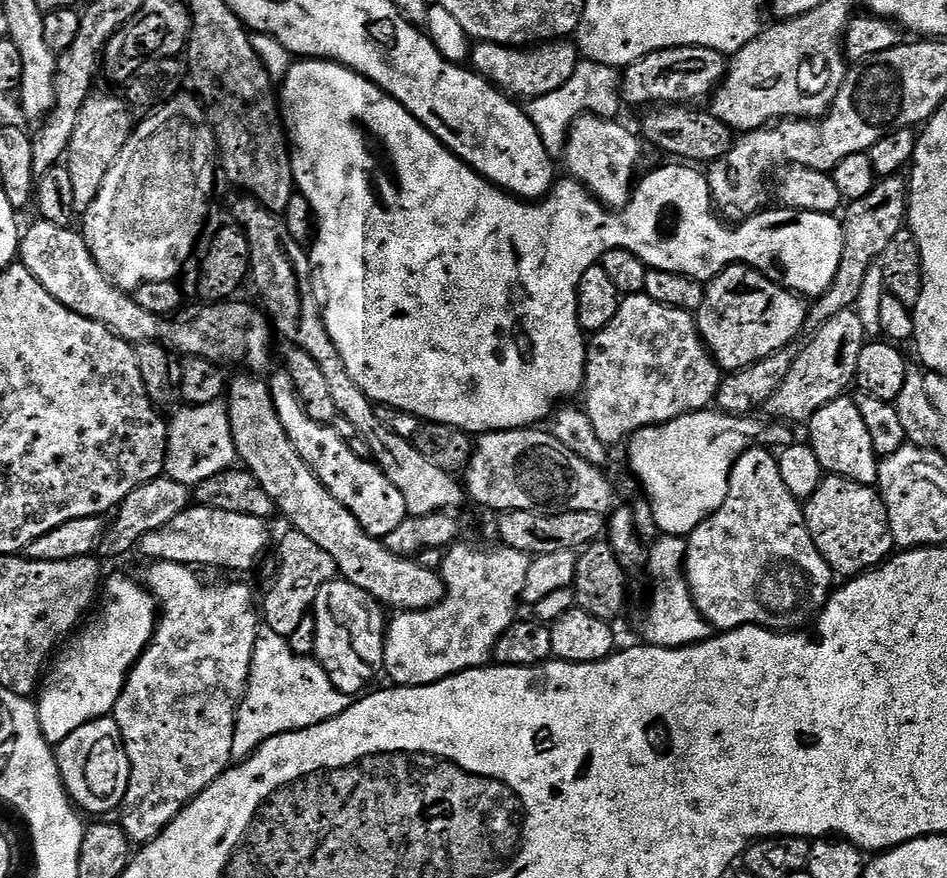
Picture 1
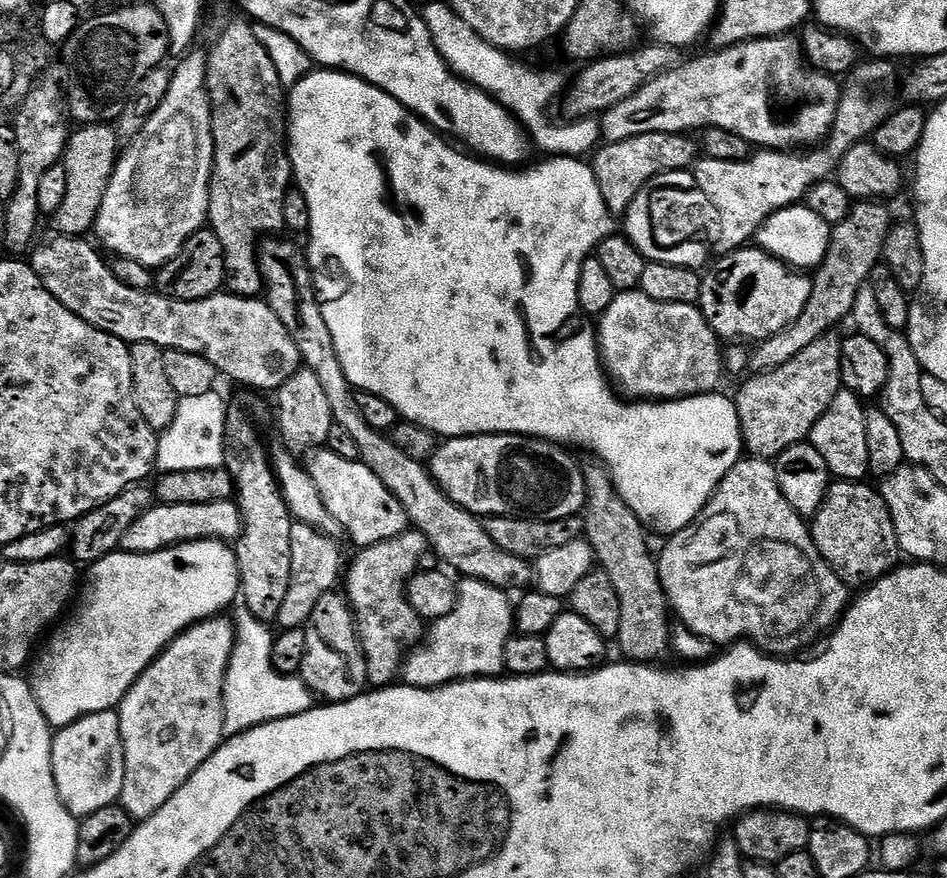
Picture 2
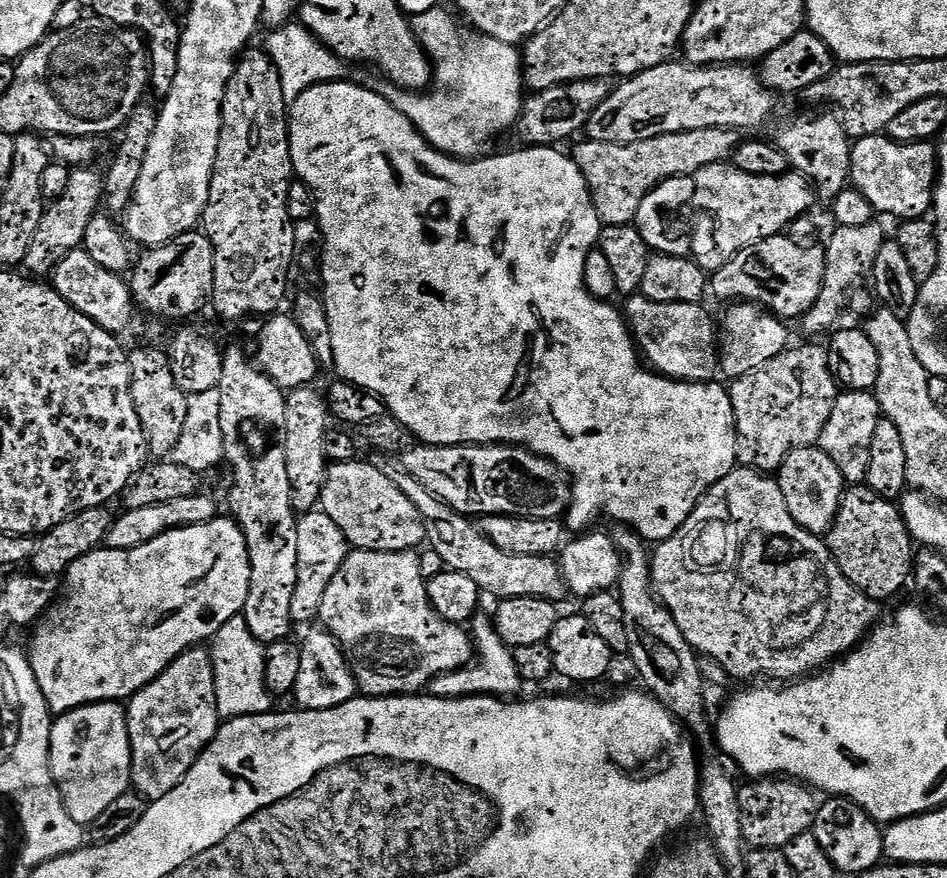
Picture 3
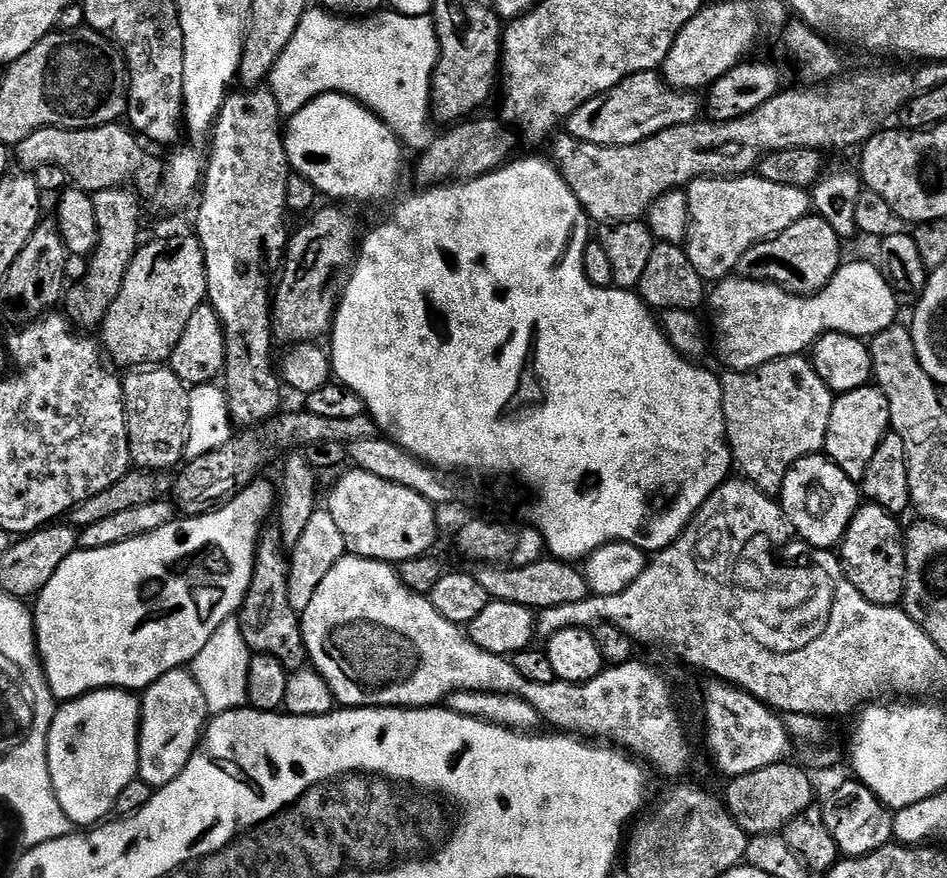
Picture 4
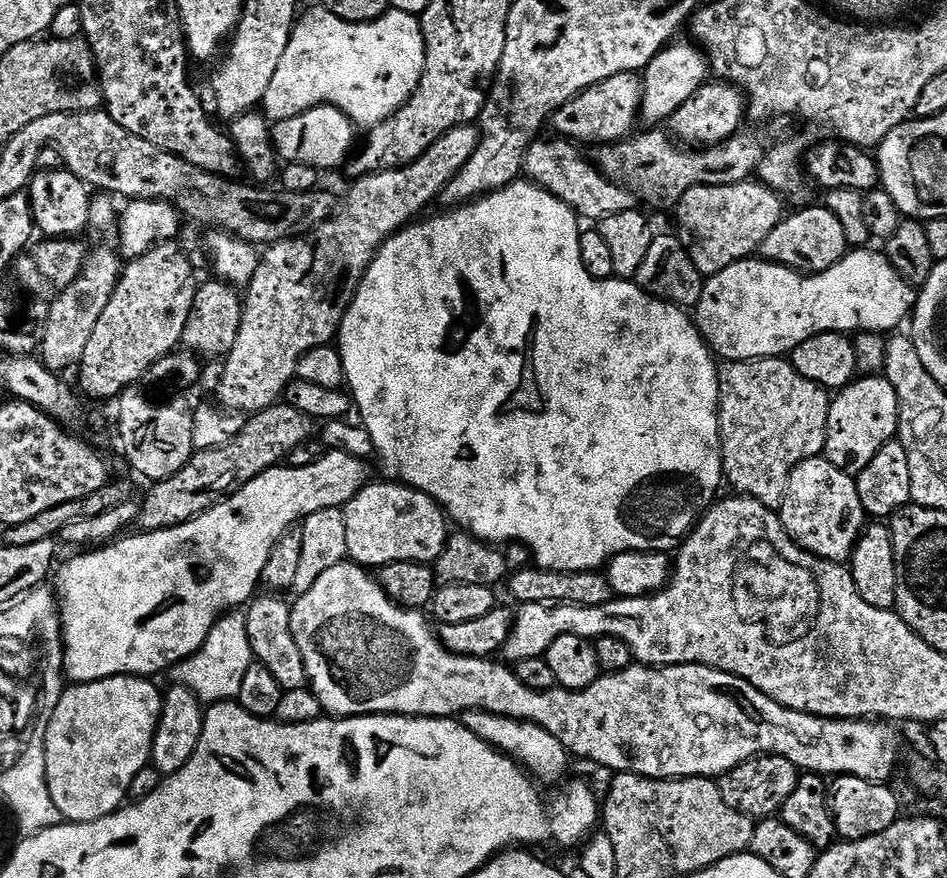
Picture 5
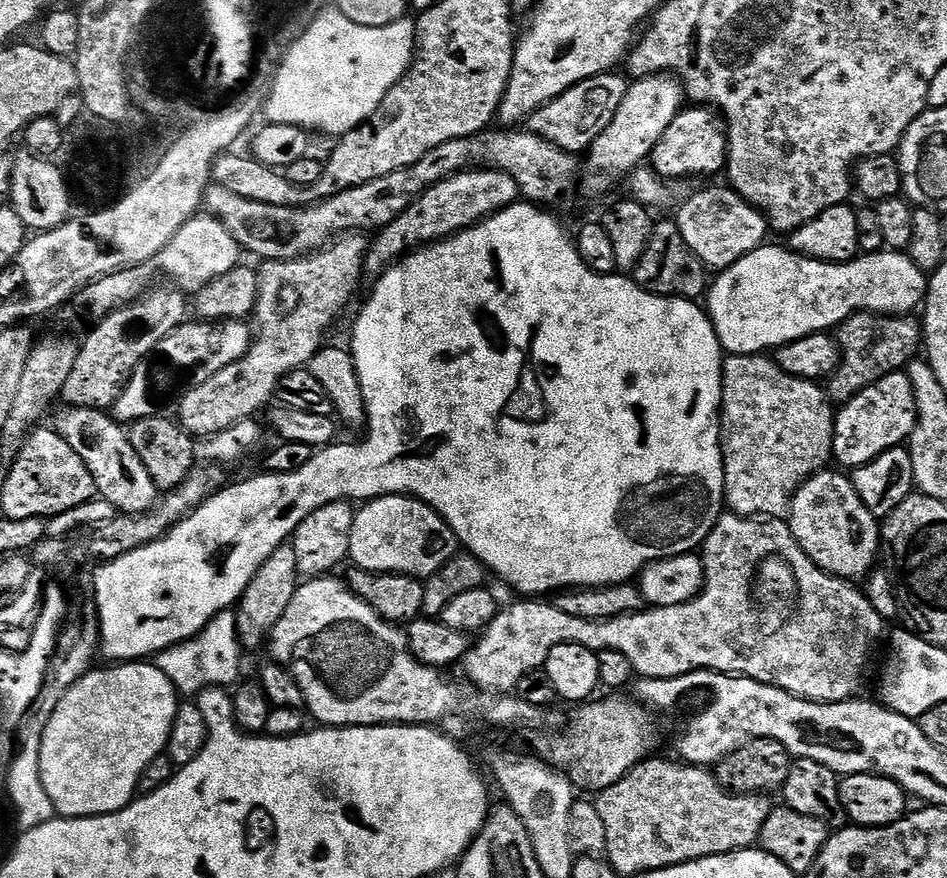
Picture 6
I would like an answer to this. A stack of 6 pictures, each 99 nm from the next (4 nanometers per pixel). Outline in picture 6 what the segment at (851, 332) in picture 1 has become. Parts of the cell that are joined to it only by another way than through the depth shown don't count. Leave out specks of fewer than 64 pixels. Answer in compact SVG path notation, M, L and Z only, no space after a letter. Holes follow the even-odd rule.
M729 355L725 359L720 449L724 455L724 502L729 513L749 518L789 515L792 493L805 480L825 471L832 460L831 406L827 391L817 381L786 374L767 355Z

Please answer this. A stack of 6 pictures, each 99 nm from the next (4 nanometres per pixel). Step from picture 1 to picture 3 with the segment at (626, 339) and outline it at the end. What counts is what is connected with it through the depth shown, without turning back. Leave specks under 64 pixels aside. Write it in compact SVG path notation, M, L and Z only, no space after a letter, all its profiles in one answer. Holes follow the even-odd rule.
M639 294L627 300L625 319L641 355L648 358L651 371L670 380L689 382L708 382L717 375L716 324L709 320L701 303L654 303Z

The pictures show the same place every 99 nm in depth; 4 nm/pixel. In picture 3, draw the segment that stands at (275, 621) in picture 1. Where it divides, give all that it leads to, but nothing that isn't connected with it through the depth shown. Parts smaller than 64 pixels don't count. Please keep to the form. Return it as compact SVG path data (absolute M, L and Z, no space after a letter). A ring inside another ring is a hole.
M323 510L305 512L297 519L298 566L296 567L296 593L292 599L292 619L315 621L318 616L320 593L328 585L332 573L348 557L350 545L348 539L338 530L338 526Z

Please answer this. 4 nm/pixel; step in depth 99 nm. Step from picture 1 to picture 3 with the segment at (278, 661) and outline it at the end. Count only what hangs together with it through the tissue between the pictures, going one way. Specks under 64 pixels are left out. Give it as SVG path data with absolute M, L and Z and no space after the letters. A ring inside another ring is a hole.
M243 615L230 618L211 637L210 655L212 674L216 691L216 710L221 717L261 716L263 712L273 711L273 693L264 684L265 645L255 640L246 626Z

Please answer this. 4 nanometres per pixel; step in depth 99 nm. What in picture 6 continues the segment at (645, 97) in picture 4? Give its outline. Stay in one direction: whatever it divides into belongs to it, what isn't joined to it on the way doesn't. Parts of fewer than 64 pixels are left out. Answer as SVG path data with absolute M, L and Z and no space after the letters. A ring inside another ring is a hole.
M615 71L603 72L570 86L570 90L558 94L558 98L546 102L546 106L528 117L527 131L546 138L546 142L554 142L554 146L567 152L587 153L598 134L604 132L610 124L614 114L618 112L618 106L622 106L622 98L626 98L628 93L629 81L623 75L616 75Z

